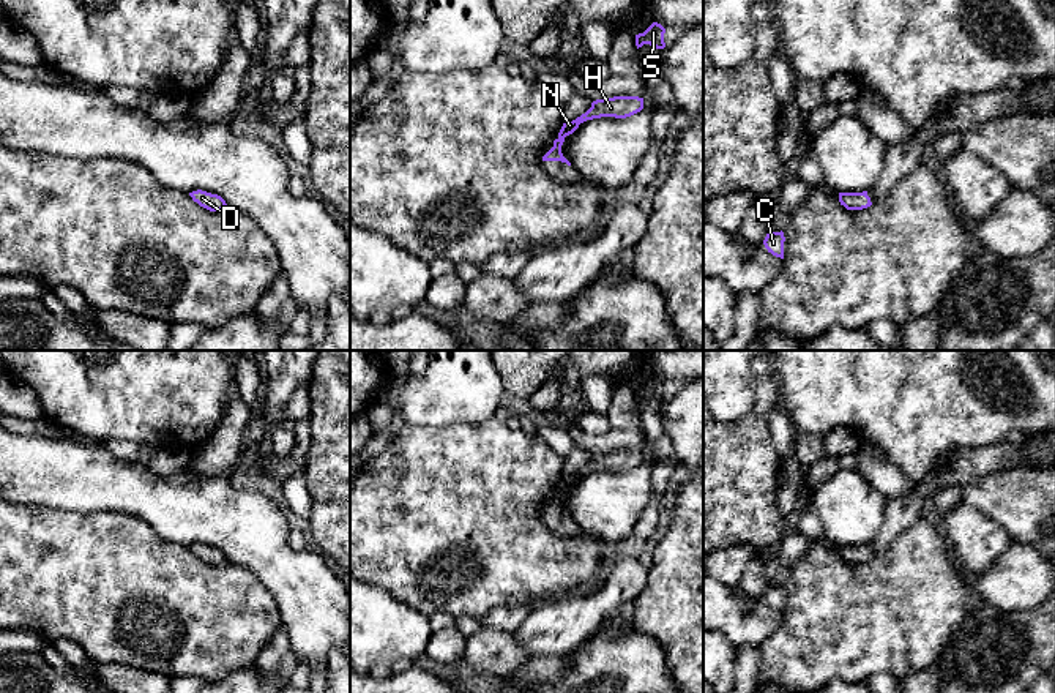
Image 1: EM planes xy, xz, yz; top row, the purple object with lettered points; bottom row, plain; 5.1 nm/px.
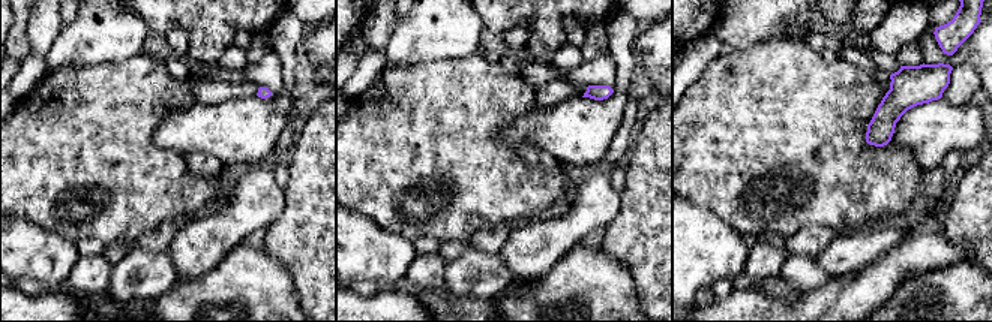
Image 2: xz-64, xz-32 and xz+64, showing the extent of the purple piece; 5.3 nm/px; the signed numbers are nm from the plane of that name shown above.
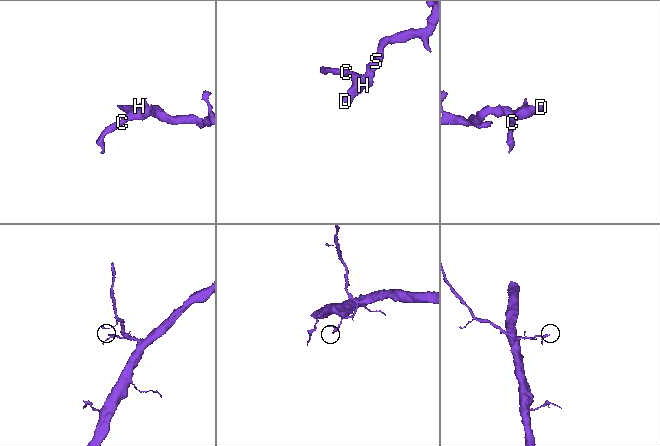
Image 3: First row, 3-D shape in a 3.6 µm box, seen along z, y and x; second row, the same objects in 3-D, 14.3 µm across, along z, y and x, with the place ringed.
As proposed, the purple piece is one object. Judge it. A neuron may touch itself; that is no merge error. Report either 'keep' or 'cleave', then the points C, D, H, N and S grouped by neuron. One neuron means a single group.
keep; groups C D H N S

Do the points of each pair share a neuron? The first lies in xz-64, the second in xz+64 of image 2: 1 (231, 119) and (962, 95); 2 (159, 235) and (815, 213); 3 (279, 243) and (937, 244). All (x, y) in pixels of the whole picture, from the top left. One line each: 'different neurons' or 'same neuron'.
1: different neurons
2: different neurons
3: different neurons

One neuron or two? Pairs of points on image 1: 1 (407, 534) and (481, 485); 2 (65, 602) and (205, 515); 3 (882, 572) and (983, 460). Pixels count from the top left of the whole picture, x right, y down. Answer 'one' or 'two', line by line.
1: one
2: two
3: two

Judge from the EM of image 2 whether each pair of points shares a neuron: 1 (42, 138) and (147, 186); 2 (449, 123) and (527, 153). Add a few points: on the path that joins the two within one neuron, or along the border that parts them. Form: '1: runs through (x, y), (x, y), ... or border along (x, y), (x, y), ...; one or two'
1: runs through (68, 144), (81, 144), (122, 181); one
2: border along (517, 150), (530, 165), (548, 169); two

